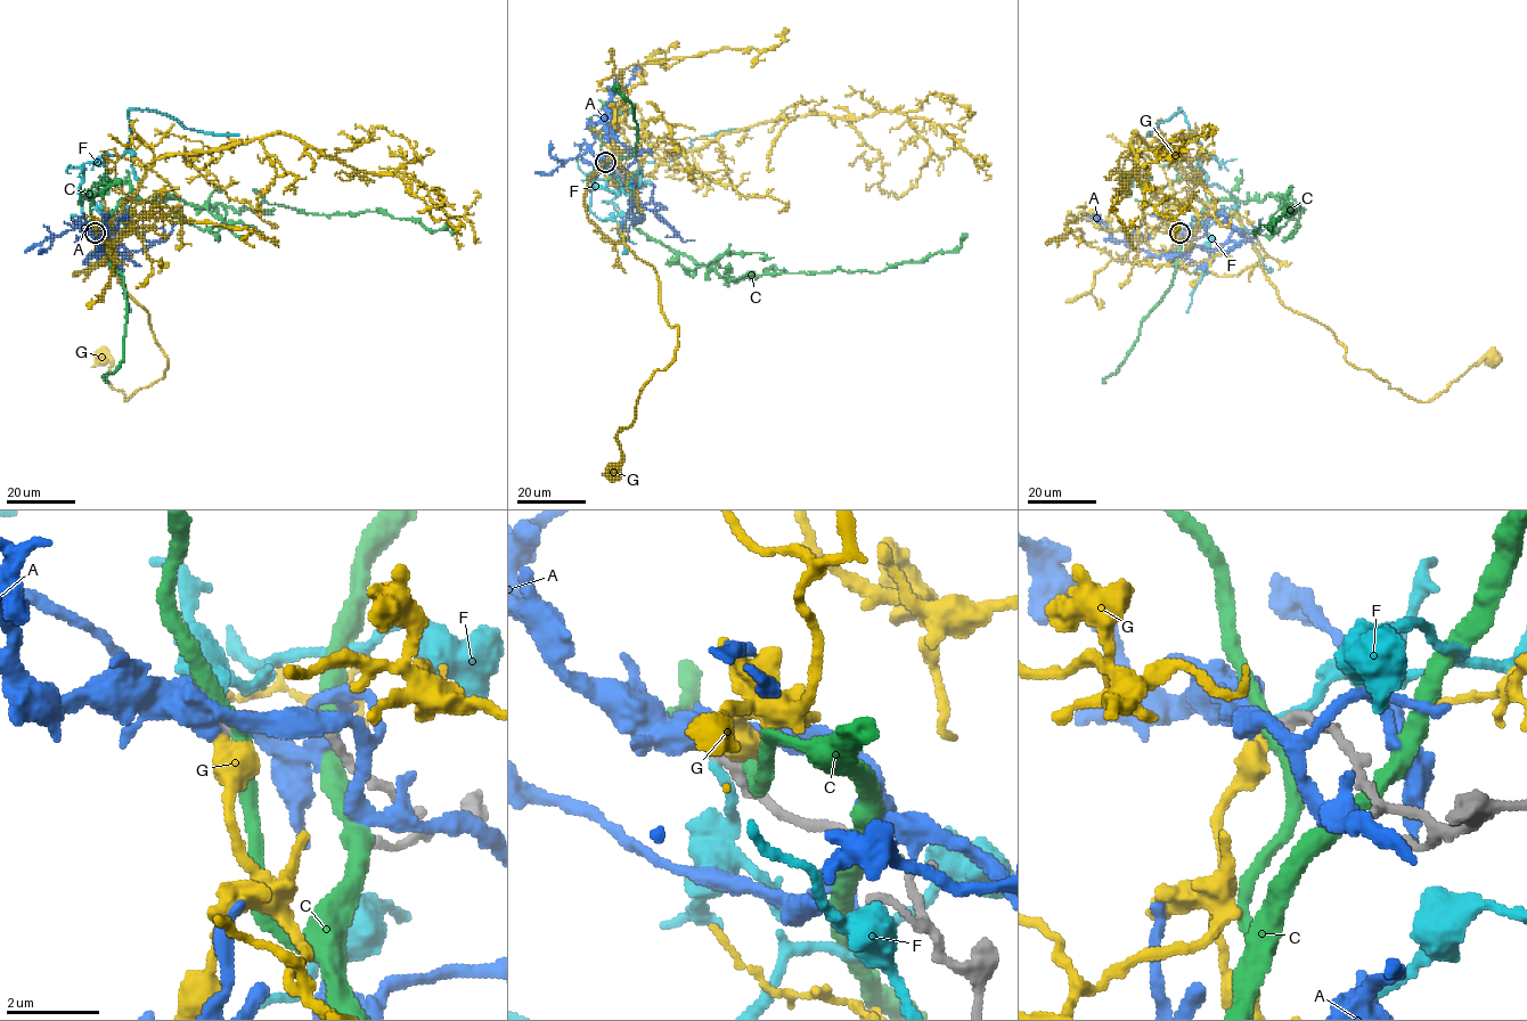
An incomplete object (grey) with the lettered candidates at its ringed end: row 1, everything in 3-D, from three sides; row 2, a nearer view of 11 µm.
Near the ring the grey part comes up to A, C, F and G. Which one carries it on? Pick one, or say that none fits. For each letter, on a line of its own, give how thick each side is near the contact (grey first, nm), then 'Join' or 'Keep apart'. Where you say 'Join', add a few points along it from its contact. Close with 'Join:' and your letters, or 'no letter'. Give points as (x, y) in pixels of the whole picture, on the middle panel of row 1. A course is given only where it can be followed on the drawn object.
A: Thickness 280 nm (grey) against 360 nm. Keep apart
C: Thickness 300 nm (grey) against 300 nm. Keep apart
F: Thickness 280 nm (grey) against 220 nm. Keep apart
G: Thickness 280 nm (grey) against 550 nm. Join. Its course: (605, 162), (585, 210), (653, 267), (678, 326), (676, 356), (615, 435), (614, 471)
Join: G

